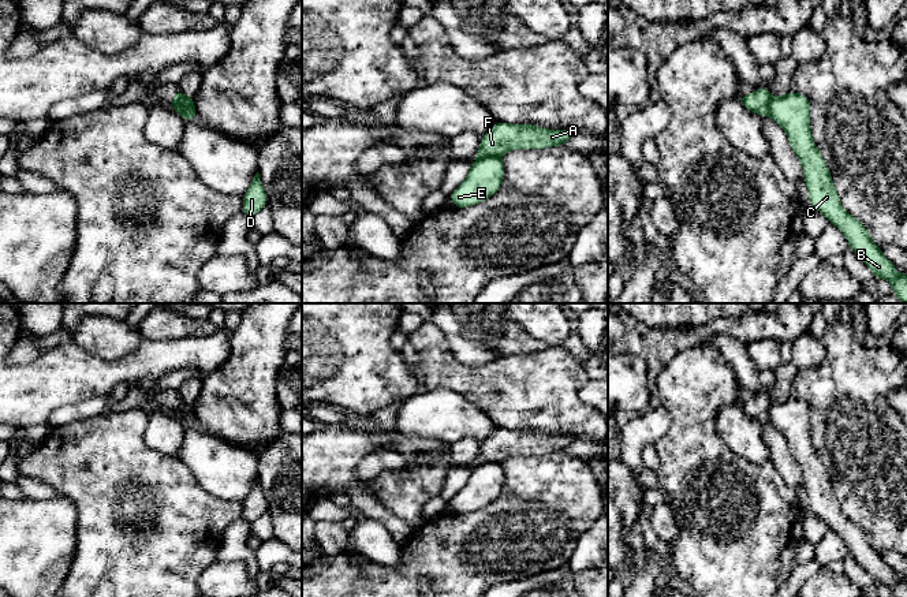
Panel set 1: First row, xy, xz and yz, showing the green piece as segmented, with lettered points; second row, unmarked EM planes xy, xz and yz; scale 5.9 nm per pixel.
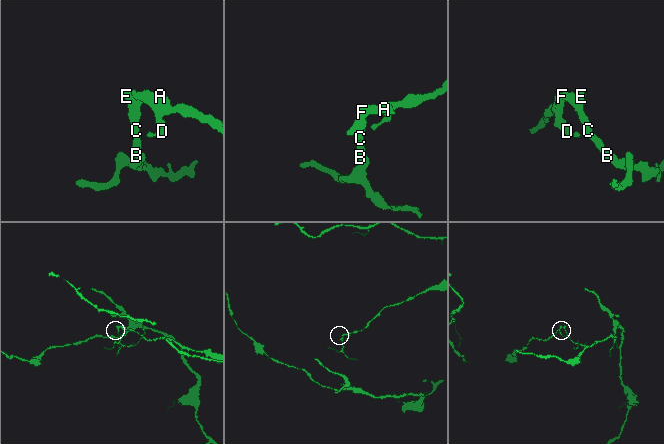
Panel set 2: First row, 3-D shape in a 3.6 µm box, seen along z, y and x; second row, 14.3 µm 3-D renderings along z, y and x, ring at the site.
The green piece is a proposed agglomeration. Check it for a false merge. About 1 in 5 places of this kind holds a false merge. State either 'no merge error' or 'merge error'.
merge error

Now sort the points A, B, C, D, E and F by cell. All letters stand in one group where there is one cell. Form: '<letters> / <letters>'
A D F / B C E

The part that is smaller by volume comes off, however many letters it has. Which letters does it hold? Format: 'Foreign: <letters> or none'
Foreign: B, C, E

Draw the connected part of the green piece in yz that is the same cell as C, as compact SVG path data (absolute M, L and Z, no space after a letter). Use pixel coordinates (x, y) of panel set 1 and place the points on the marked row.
M794 92L772 97L768 115L787 133L803 167L807 201L846 235L850 249L871 269L874 279L889 280L899 301L907 302L907 273L896 273L895 264L881 253L866 227L841 206L831 171L811 138L810 100Z

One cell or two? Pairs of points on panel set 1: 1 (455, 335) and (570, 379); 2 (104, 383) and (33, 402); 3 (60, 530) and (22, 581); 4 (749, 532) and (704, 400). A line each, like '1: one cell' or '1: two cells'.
1: two cells
2: one cell
3: one cell
4: one cell

